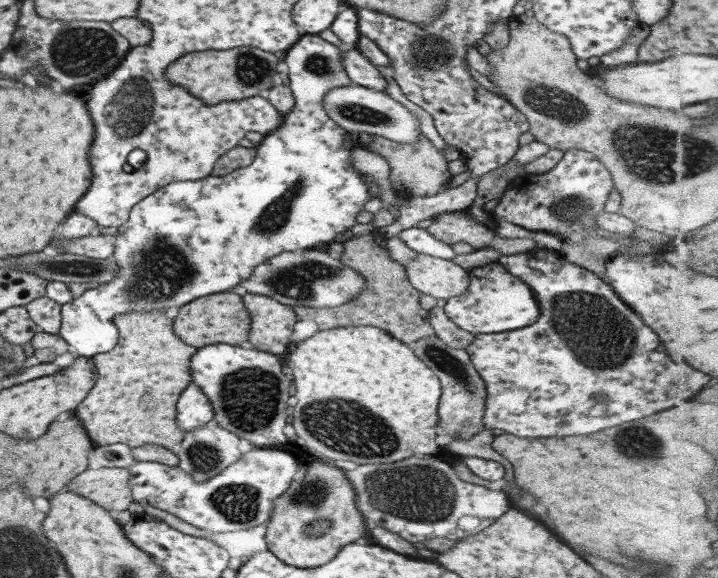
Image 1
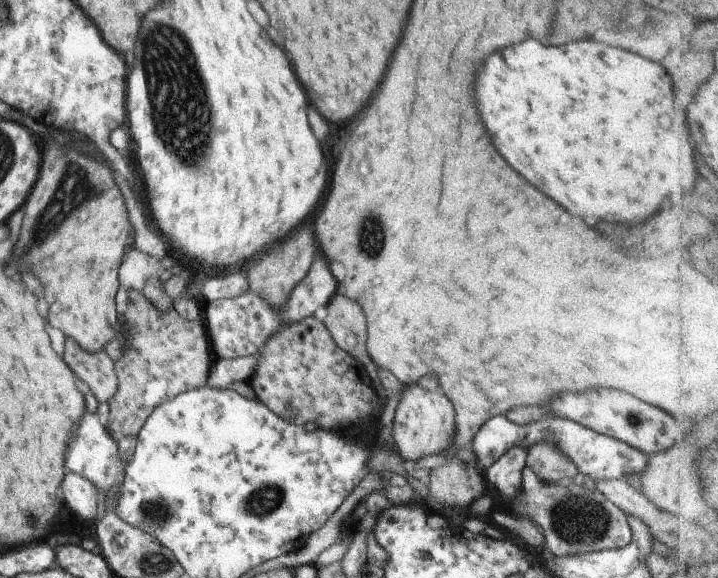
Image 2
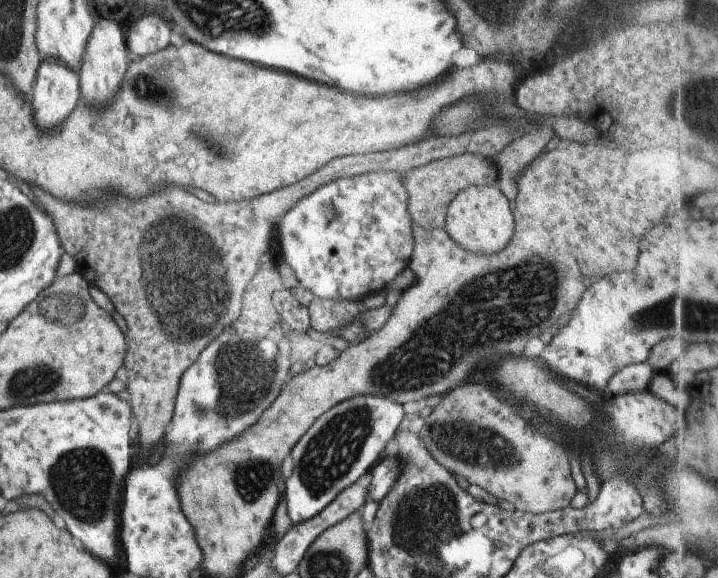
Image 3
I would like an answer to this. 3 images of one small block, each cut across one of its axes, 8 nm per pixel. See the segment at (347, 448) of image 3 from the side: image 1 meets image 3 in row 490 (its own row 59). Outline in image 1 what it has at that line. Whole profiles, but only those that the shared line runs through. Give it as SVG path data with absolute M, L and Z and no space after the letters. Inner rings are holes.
M301 34L300 37L285 51L283 62L287 65L287 76L289 77L289 91L294 98L294 106L291 111L283 116L282 125L271 134L262 138L261 142L255 145L255 156L253 160L242 169L235 169L229 174L205 178L194 181L170 182L166 186L162 186L134 204L129 212L128 220L119 228L117 233L112 237L112 256L114 266L116 265L116 273L114 277L106 283L100 285L91 285L85 289L77 298L71 299L68 303L60 305L60 330L58 335L68 344L70 350L75 356L91 358L94 354L104 353L115 346L118 339L116 327L113 326L112 320L118 314L125 314L132 310L149 312L150 310L164 310L173 308L173 306L186 305L195 298L201 298L208 294L215 294L229 290L233 286L237 286L241 280L249 278L251 270L258 264L265 262L268 258L277 256L279 253L287 253L299 251L301 248L313 248L319 244L329 244L338 240L342 232L346 232L353 226L355 216L363 211L363 204L370 199L368 186L362 181L361 173L357 172L350 165L351 150L343 148L343 136L346 133L340 126L337 126L323 111L323 96L325 92L339 88L339 86L351 86L351 80L345 75L343 65L341 64L341 52L334 45L322 40L318 35Z

